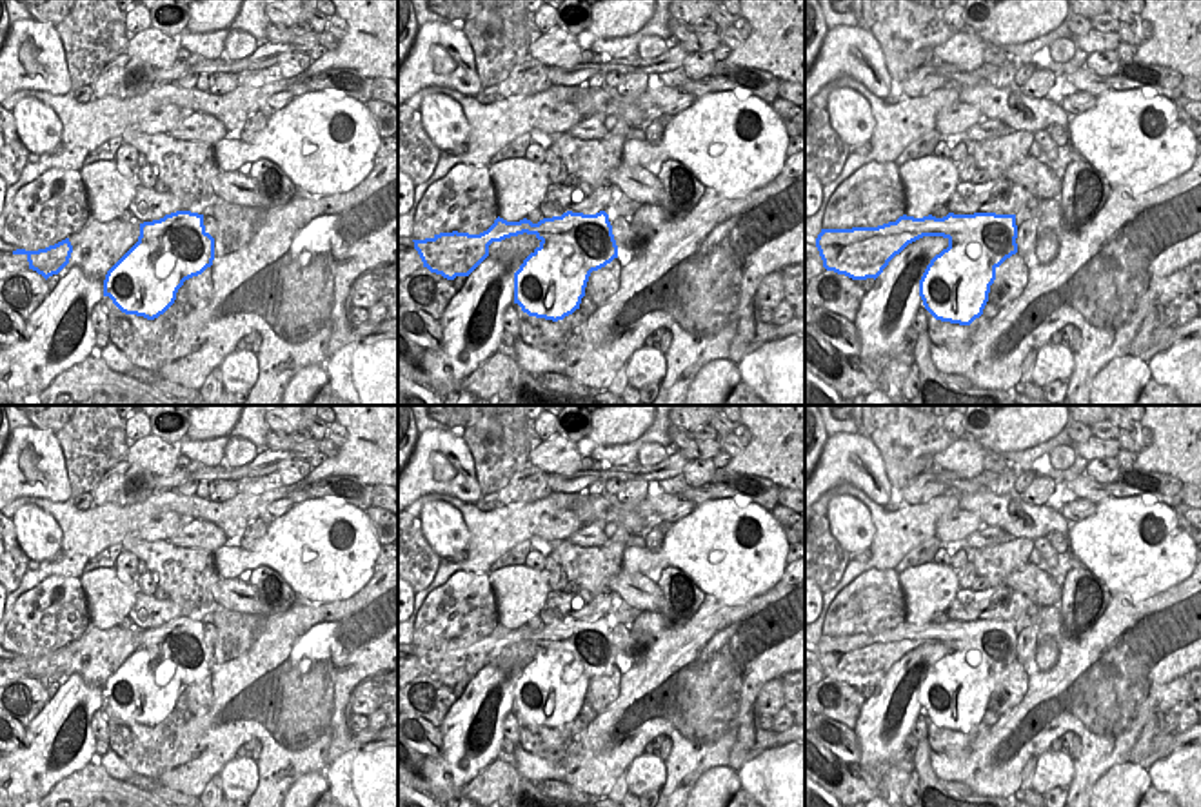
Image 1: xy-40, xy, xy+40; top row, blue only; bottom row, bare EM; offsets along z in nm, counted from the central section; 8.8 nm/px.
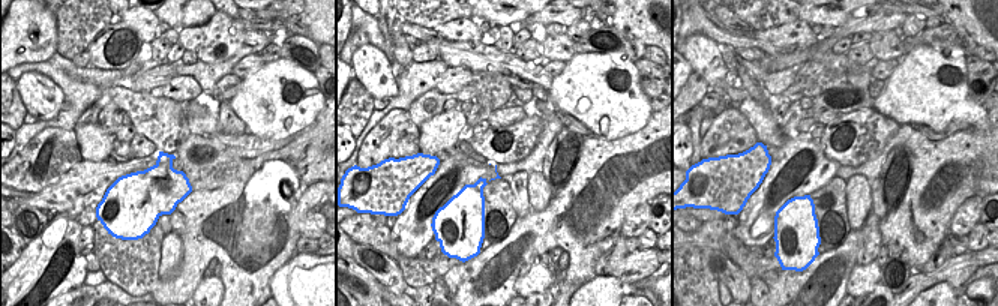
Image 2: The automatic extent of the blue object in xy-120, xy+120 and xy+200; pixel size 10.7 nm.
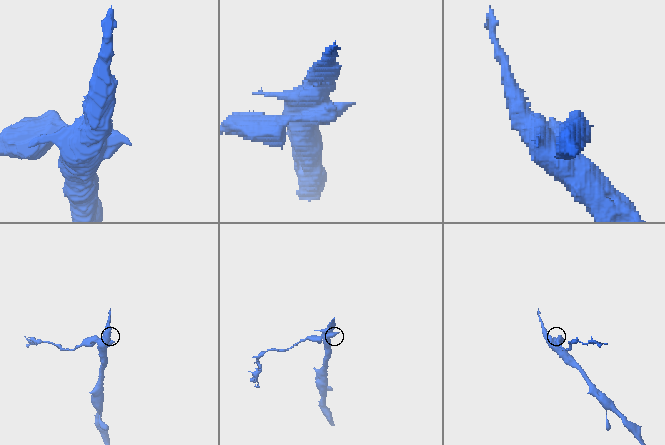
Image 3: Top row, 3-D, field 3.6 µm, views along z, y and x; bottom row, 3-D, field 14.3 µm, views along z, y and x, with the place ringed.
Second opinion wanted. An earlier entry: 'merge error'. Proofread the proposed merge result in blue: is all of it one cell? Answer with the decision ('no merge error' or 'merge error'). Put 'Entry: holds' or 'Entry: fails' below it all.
merge error
Entry: holds

